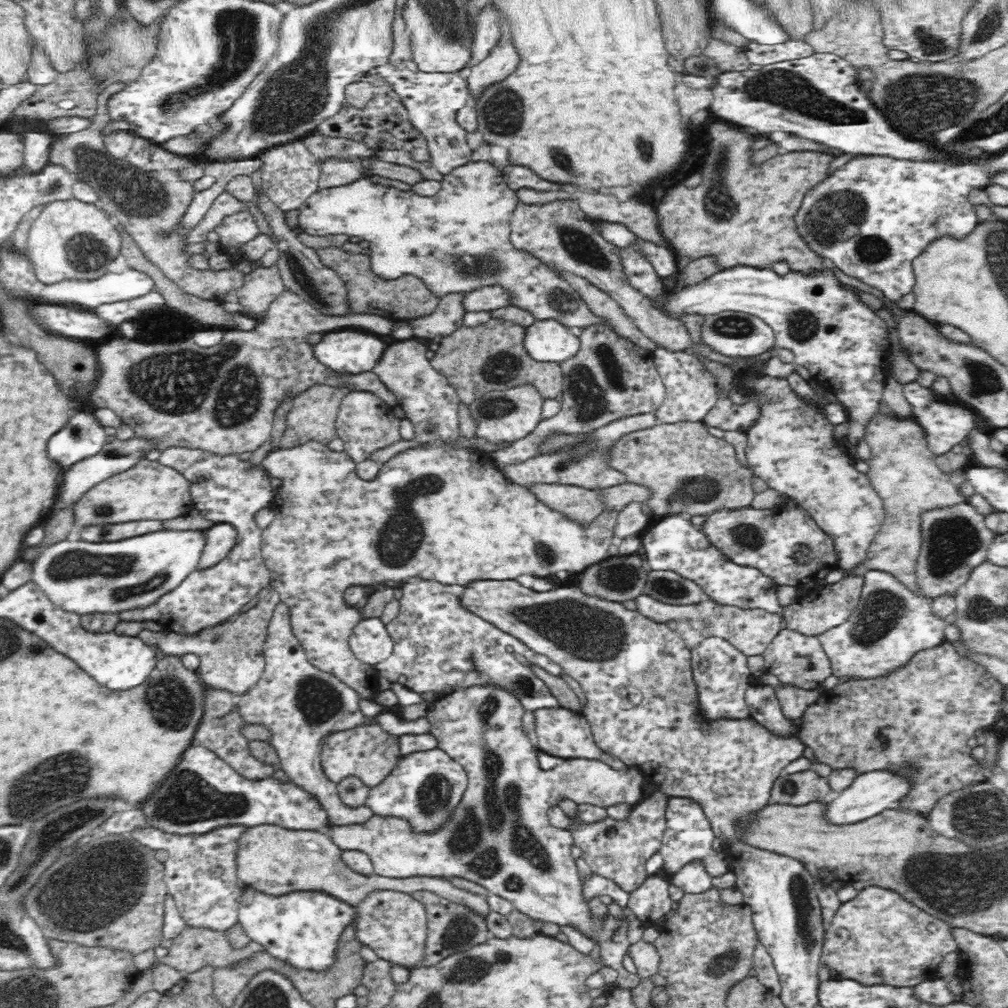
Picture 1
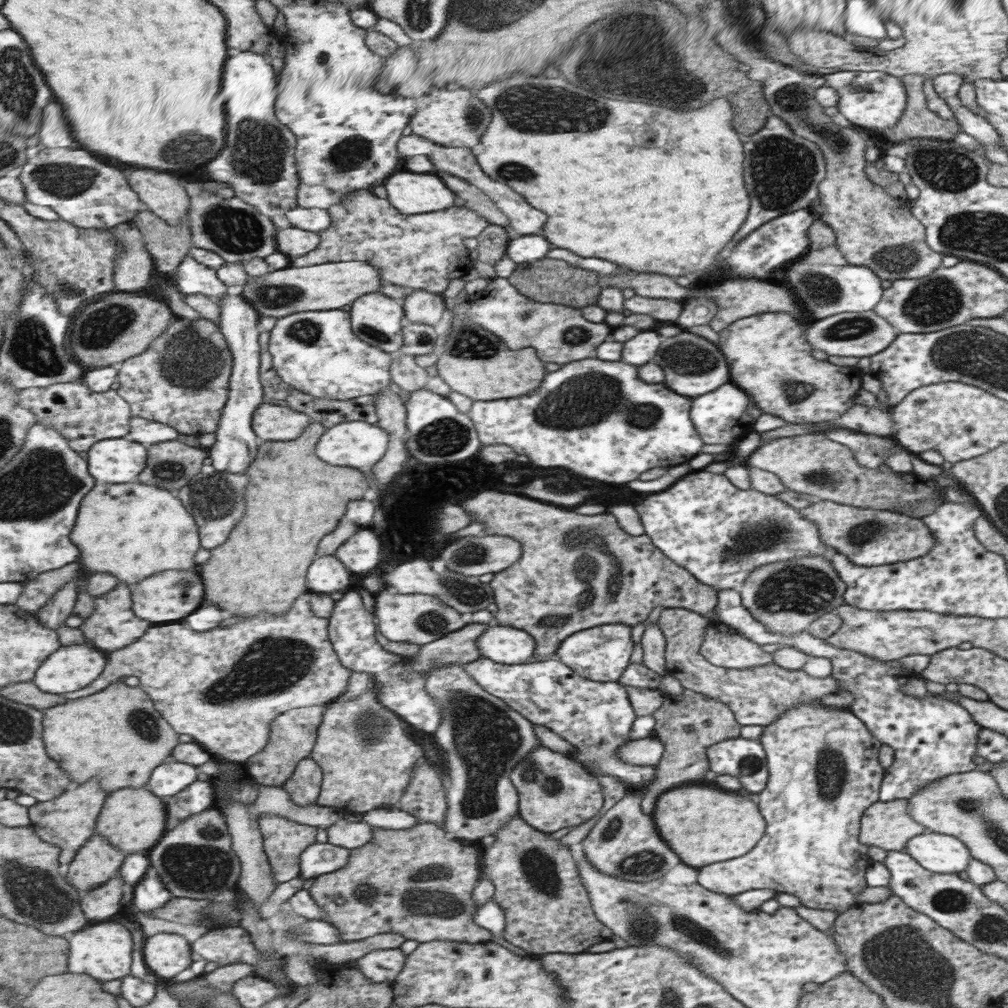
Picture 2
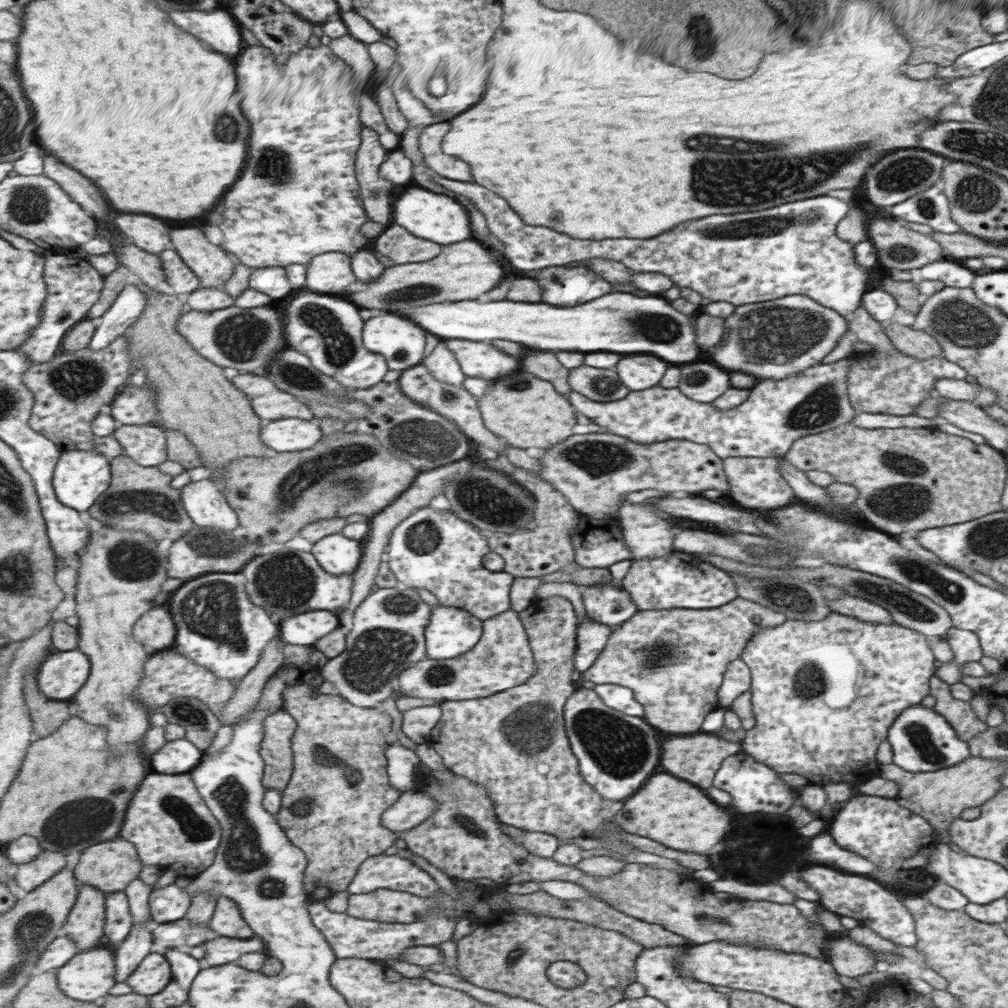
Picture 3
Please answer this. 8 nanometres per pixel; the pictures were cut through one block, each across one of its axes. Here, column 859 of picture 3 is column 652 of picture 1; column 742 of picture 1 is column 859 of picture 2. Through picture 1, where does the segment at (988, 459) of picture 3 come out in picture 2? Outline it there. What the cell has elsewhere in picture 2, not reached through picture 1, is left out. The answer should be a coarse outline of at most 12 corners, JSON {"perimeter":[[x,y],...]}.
{"perimeter":[[822,432],[747,464],[810,499],[898,512],[942,498],[913,472],[865,468]]}

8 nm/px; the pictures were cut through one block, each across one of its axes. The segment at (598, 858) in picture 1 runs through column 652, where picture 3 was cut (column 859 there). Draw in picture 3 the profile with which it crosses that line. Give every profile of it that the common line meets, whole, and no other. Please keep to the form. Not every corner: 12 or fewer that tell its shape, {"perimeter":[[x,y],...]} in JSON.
{"perimeter":[[858,792],[826,829],[891,888],[938,843],[895,798]]}

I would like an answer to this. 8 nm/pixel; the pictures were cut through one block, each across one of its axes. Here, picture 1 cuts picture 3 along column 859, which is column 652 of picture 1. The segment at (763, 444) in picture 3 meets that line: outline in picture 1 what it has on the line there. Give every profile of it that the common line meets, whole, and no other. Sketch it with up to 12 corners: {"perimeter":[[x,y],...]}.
{"perimeter":[[687,351],[651,353],[666,389],[658,423],[701,422],[721,393]]}

